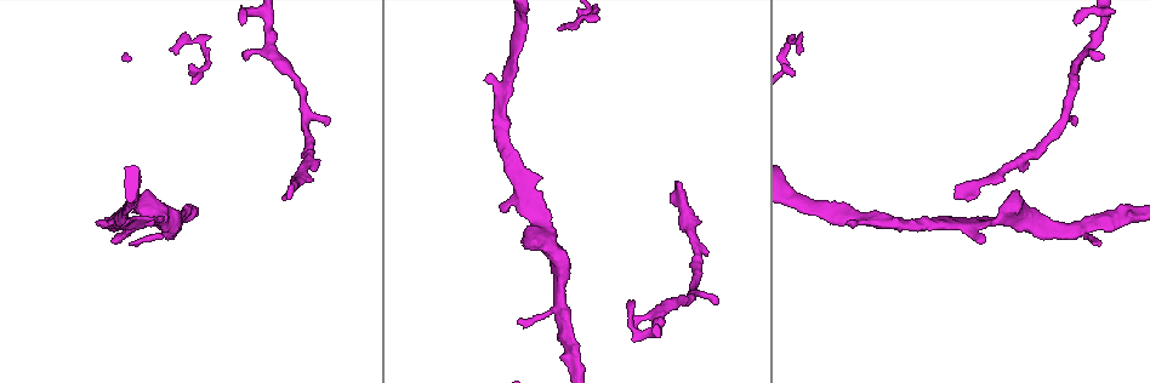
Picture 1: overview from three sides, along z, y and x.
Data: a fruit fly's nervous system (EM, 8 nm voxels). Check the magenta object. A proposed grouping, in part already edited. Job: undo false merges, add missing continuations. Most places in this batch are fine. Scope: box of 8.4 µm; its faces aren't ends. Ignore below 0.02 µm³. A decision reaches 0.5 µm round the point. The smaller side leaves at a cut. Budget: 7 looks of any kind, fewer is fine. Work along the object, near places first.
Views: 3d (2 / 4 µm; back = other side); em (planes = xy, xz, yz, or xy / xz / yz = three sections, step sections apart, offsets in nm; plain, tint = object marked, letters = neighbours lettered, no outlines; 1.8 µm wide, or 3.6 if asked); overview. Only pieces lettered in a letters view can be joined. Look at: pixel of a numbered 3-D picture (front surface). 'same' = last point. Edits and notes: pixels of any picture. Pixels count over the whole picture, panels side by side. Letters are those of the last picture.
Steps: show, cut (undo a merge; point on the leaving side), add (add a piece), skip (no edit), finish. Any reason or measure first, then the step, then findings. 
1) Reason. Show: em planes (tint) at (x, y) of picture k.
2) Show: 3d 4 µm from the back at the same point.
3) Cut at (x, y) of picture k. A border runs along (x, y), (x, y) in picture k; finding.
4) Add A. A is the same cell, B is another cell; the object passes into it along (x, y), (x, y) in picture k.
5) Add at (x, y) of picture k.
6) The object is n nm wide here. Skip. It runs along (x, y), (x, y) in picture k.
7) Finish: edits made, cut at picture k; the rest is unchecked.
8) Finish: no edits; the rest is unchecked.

Show: 3d 2 µm at (150, 217) of picture 1.

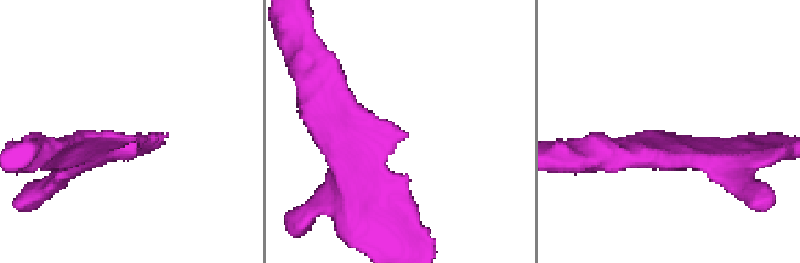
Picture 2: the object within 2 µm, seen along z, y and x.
Show: em planes (plain) at (664, 138) of picture 2.

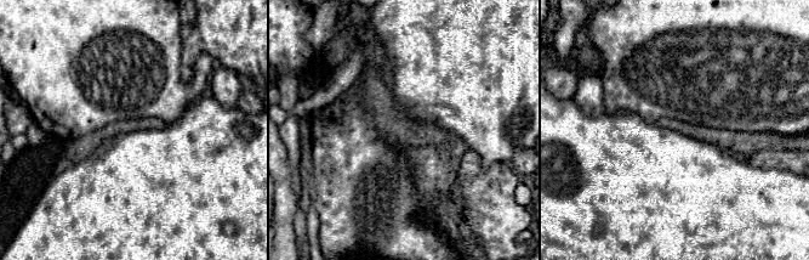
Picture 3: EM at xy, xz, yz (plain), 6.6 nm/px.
See the neighbours. Show: em planes (letters) at the same point.

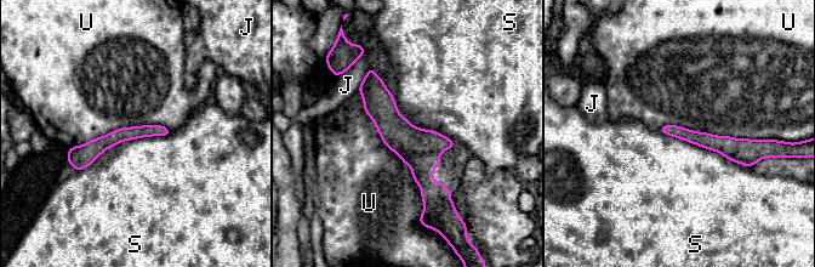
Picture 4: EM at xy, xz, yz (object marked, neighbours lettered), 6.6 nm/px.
The object is 90 nm wide here. Skip. J, S and U are other cells; it runs along (370, 73), (433, 202) in picture 4; none of them fits.

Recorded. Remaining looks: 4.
Branch stops here. Show: em xz step 16 (letters) at (954, 196) of picture 1.

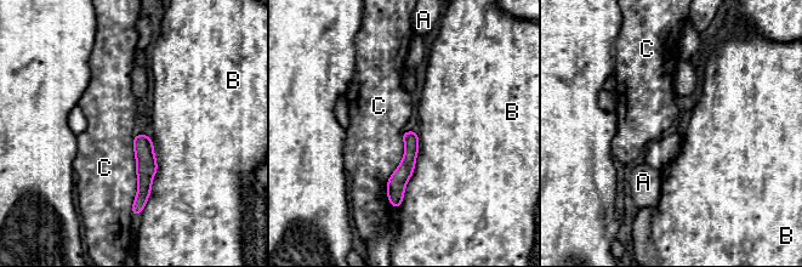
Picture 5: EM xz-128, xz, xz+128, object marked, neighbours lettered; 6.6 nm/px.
Skip. A, B and C are other cells; a border runs along (134, 137), (137, 193), (131, 214) in picture 5; none of them fits.

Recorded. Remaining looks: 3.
An open end. Show: em planes (letters) at (246, 56) of picture 1.

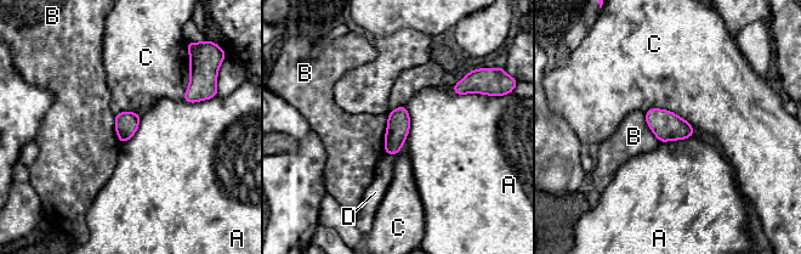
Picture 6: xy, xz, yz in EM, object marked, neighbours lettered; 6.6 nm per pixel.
Skip. A, B, C and D are other cells; a border runs along (403, 106), (409, 117), (404, 142) in picture 6; none of them fits.

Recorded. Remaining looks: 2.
Finish: no edits; the rest is unchecked.

